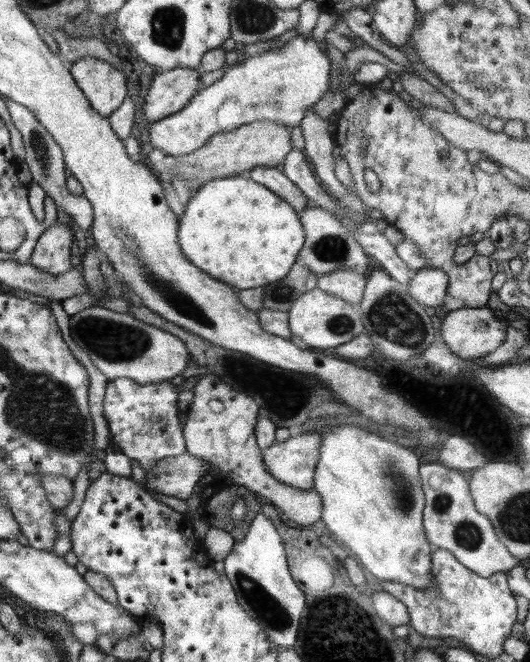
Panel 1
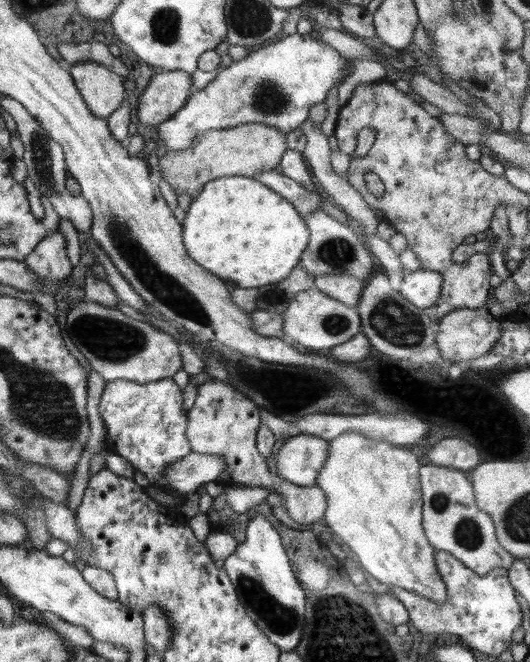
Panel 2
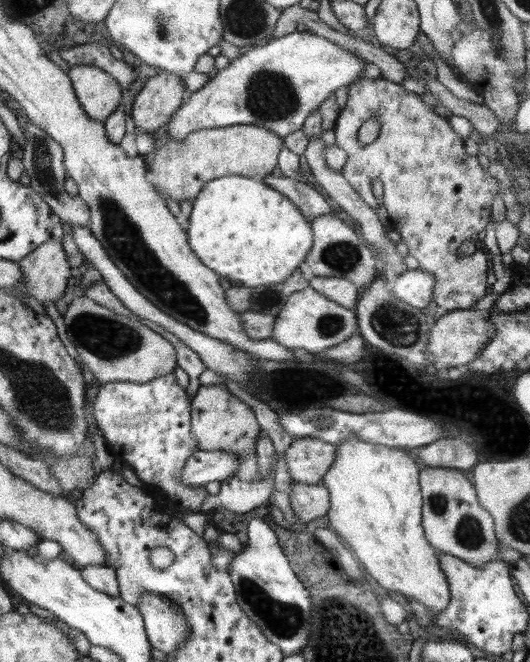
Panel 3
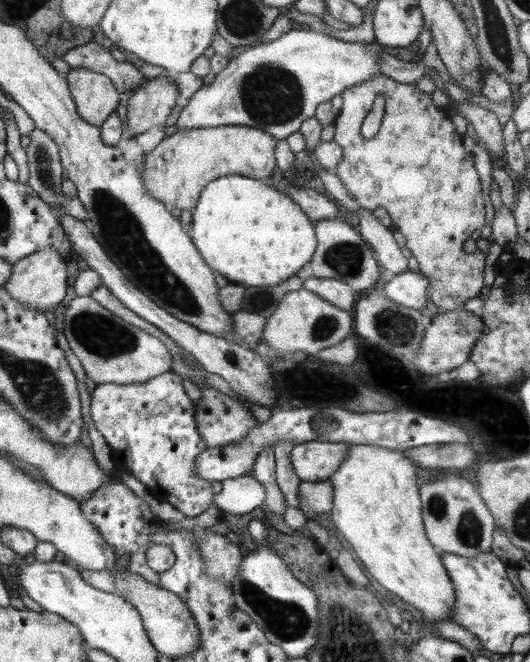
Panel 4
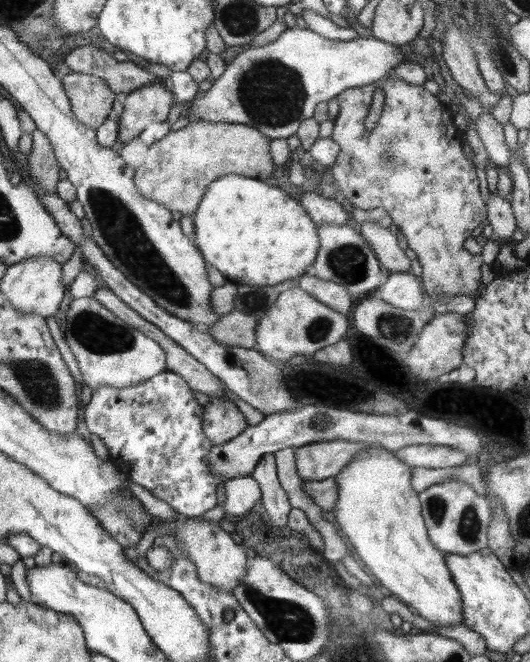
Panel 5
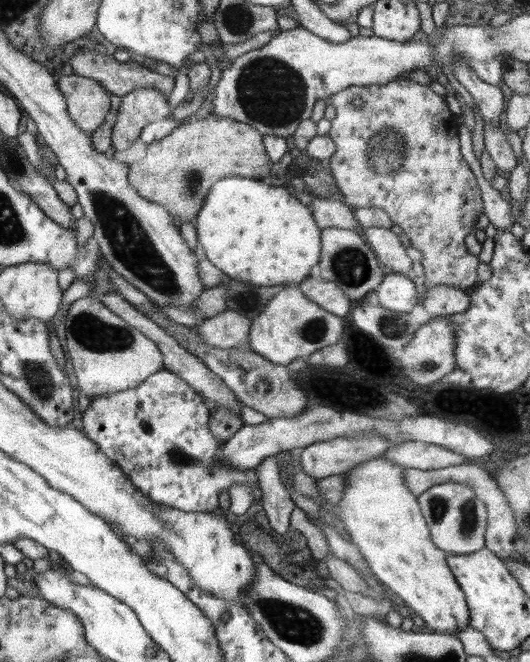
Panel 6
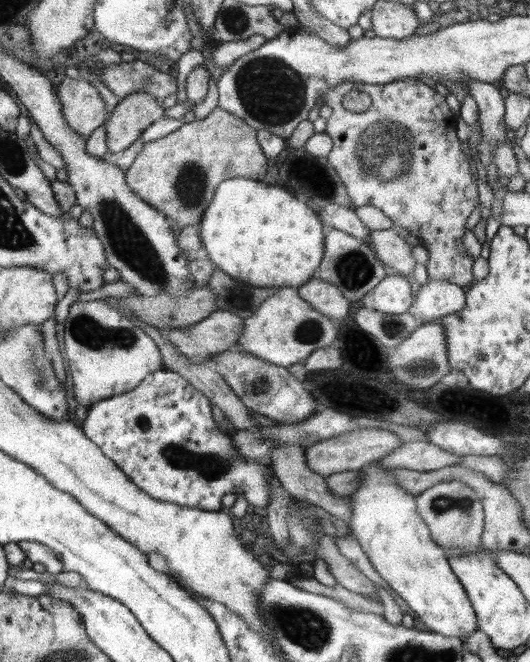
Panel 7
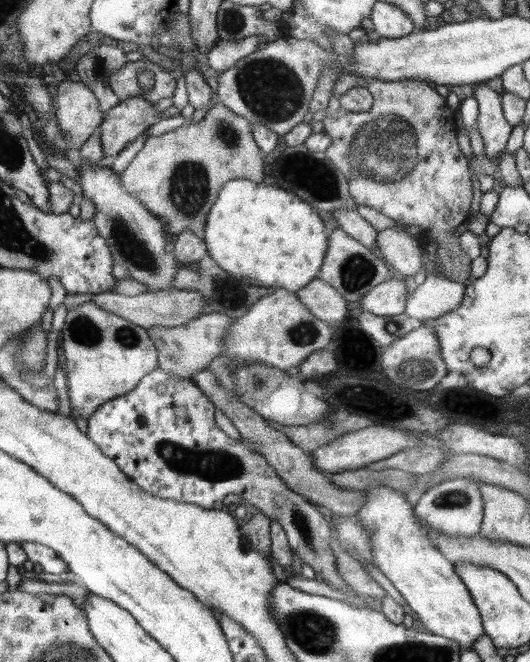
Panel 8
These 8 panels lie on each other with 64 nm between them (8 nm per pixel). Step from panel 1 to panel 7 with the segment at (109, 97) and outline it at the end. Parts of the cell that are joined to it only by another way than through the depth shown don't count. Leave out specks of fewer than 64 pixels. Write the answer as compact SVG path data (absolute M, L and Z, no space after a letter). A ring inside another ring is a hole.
M66 76L57 89L60 104L62 104L62 116L66 124L86 140L98 126L102 126L108 119L102 96L98 90L82 80Z

